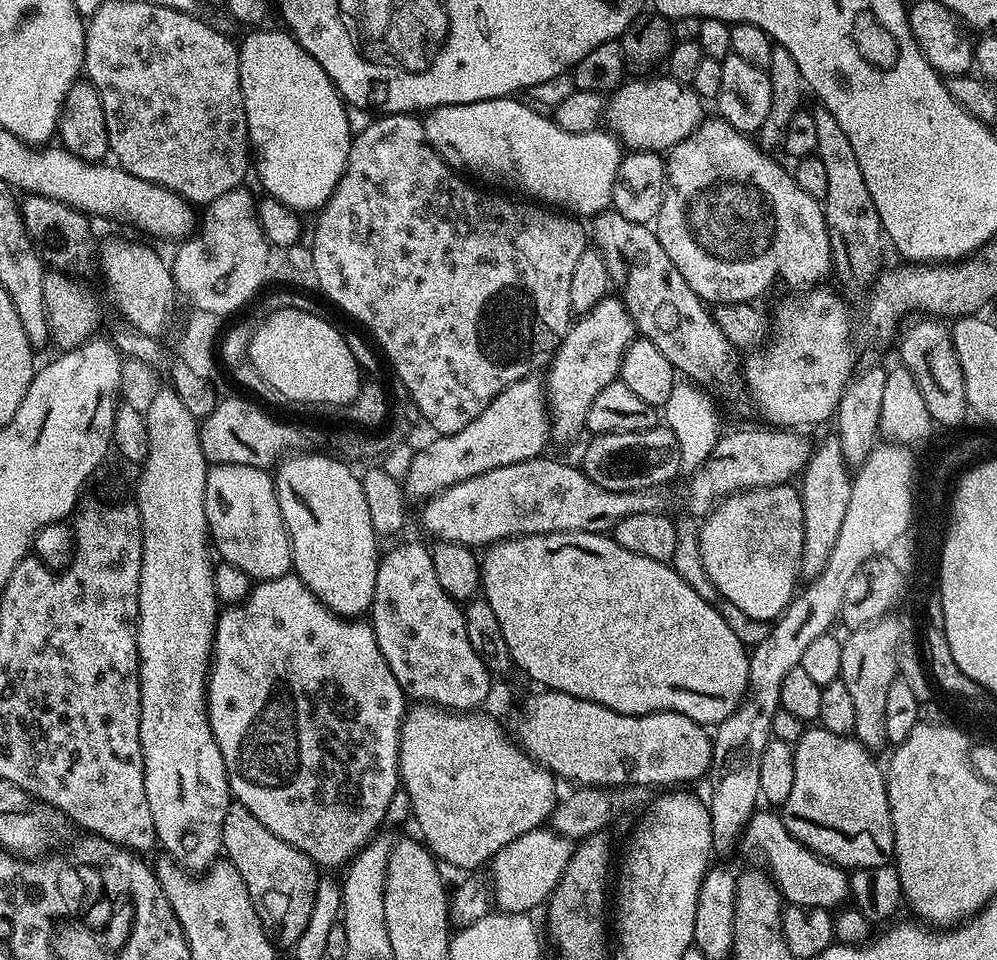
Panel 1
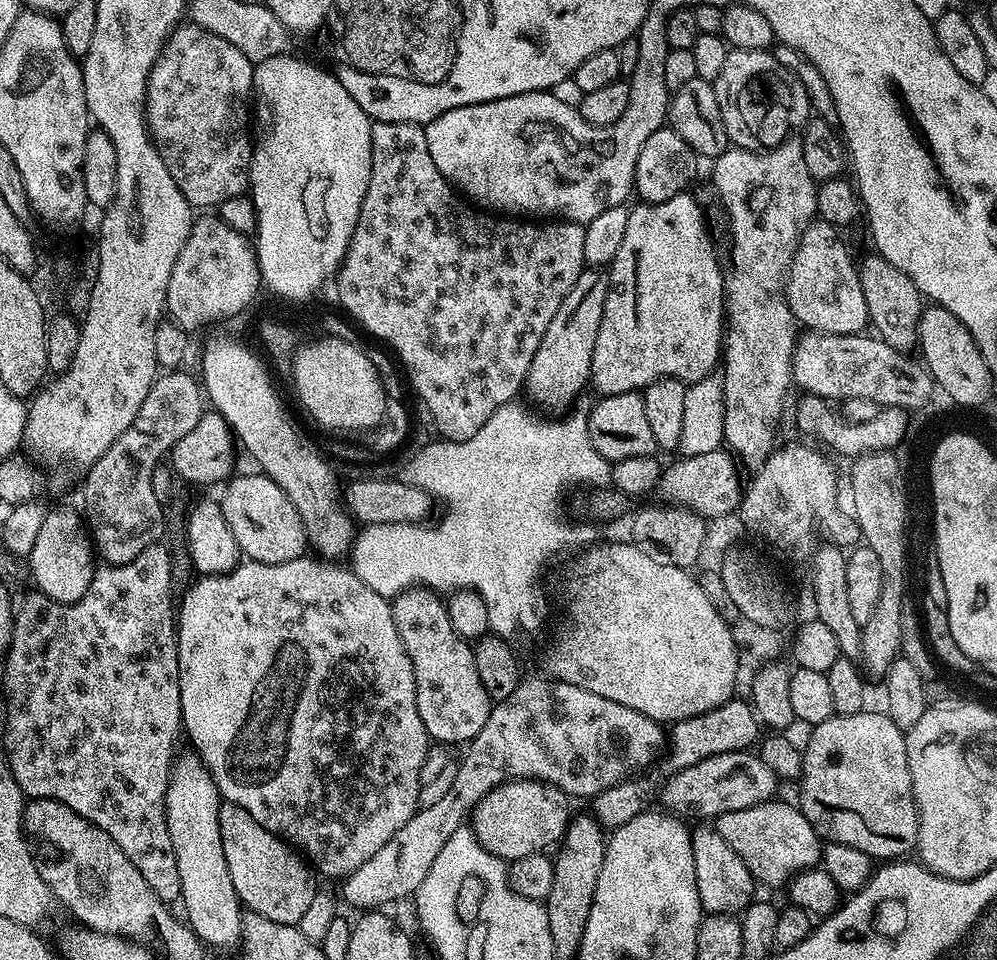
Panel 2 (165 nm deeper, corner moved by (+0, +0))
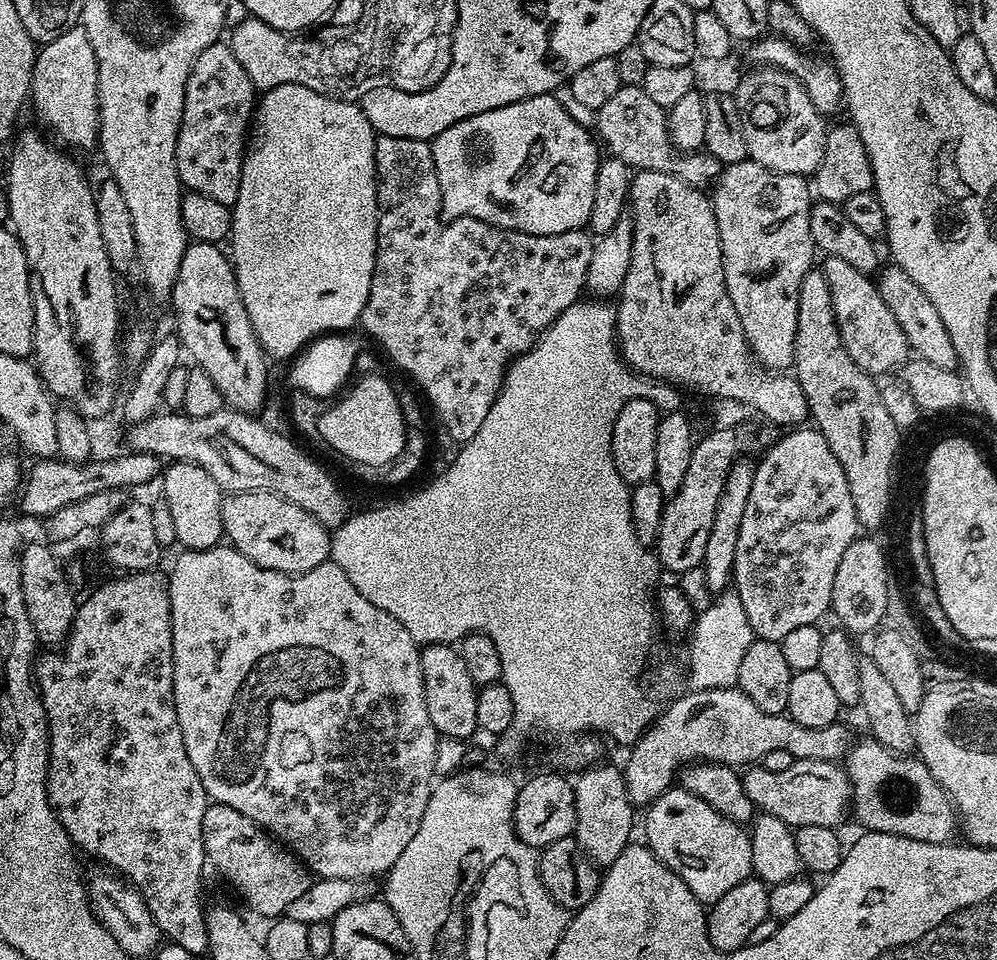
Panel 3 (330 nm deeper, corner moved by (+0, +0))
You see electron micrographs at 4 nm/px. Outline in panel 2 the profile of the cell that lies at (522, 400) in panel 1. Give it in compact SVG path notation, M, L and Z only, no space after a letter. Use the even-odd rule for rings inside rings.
M585 267L580 277L574 282L572 289L566 294L562 306L558 306L558 314L550 318L550 326L546 326L546 334L542 334L542 342L538 346L538 354L534 354L534 362L530 362L530 370L526 381L526 392L544 404L572 404L576 395L588 388L592 379L592 359L594 358L594 342L598 342L598 326L602 326L602 310L606 306L608 293L608 277L595 267Z

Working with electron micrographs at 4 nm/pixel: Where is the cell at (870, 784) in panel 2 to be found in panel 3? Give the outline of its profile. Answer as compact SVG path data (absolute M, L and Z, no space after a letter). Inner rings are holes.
M873 738L860 740L849 747L842 767L852 784L852 804L861 829L869 832L898 834L922 842L947 844L958 832L955 807L946 810L947 792L930 774L924 761L912 754L895 752Z

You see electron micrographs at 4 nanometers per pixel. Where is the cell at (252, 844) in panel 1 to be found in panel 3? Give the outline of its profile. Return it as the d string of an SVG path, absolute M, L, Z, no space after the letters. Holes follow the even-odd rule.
M209 803L206 814L202 814L202 842L207 863L211 867L213 864L260 916L283 917L314 882L304 861L295 852L246 818L246 814L238 814L234 806Z

